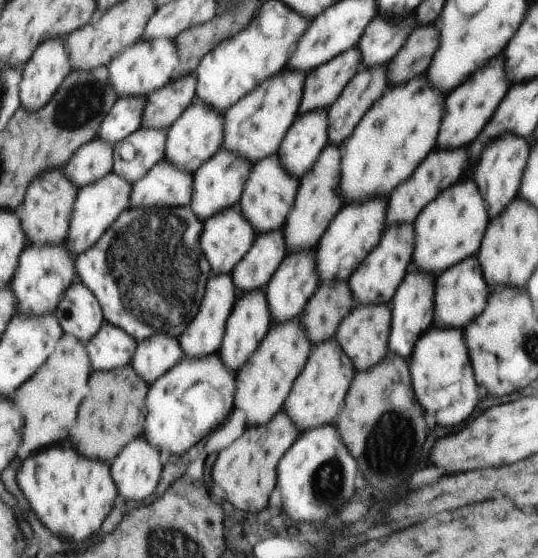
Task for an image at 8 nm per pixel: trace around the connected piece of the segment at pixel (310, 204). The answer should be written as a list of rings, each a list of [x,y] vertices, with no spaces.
[[[327,144],[327,150],[323,150],[318,158],[319,168],[311,168],[310,172],[305,172],[301,179],[298,179],[298,190],[294,198],[294,206],[291,207],[290,214],[286,216],[287,224],[283,224],[283,238],[285,242],[285,250],[289,254],[303,252],[303,250],[313,250],[317,240],[321,238],[323,230],[327,228],[329,220],[333,218],[333,214],[341,208],[341,200],[335,194],[335,186],[337,186],[337,174],[339,174],[339,158],[340,146],[342,144]]]

